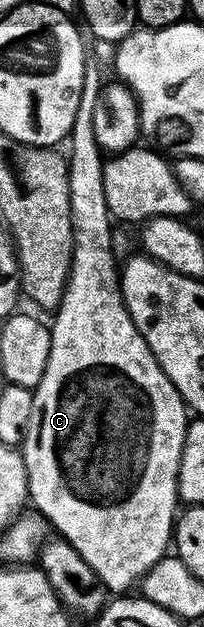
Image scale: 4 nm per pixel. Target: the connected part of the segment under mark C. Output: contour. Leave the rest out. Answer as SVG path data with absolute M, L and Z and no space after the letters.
M93 55L86 56L84 69L83 91L80 93L79 107L76 108L75 122L72 123L72 131L69 136L71 143L71 155L68 154L68 198L71 199L71 229L72 229L72 263L69 268L69 278L65 284L65 293L61 297L61 304L57 306L52 314L51 332L51 355L47 355L47 371L43 371L43 379L39 379L36 389L33 390L33 402L31 403L31 423L27 423L27 435L23 442L23 456L25 459L25 470L29 480L28 500L32 508L45 518L50 526L53 525L58 534L64 537L79 555L83 555L85 562L99 575L99 579L104 583L106 590L113 595L121 595L138 584L142 577L159 563L159 559L166 556L170 548L171 538L175 528L175 518L179 513L179 498L177 496L177 476L179 475L179 463L181 462L181 452L185 446L185 427L187 424L187 406L185 400L175 391L171 379L159 367L151 347L139 335L135 323L125 306L125 300L121 294L121 279L119 276L119 263L115 261L115 251L113 249L113 224L112 214L109 212L106 201L106 191L103 190L102 167L104 165L103 151L98 147L95 141L94 119L95 100L101 93L103 78Z

